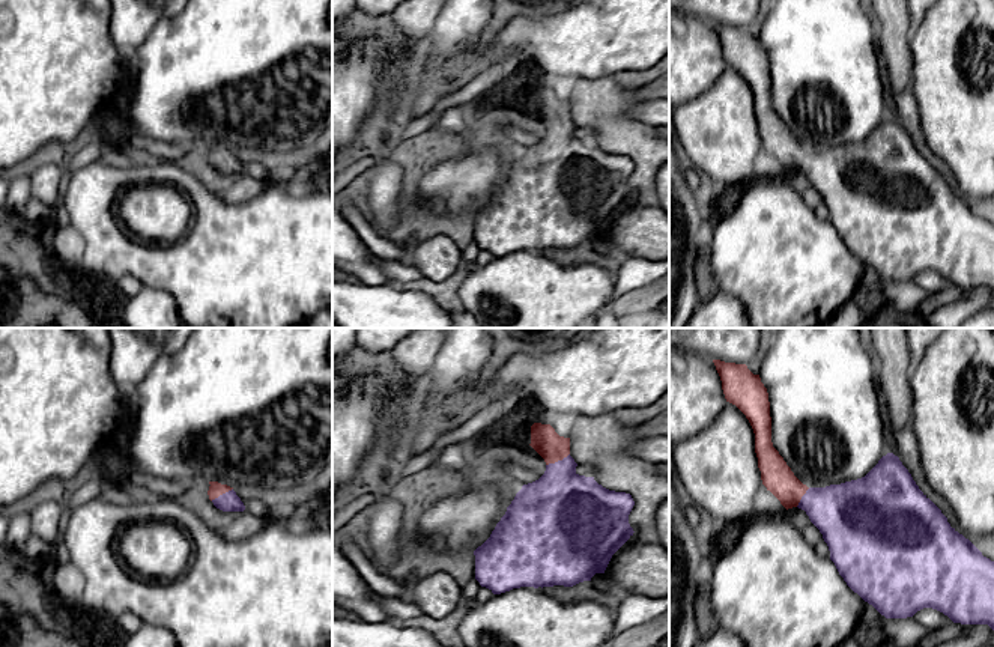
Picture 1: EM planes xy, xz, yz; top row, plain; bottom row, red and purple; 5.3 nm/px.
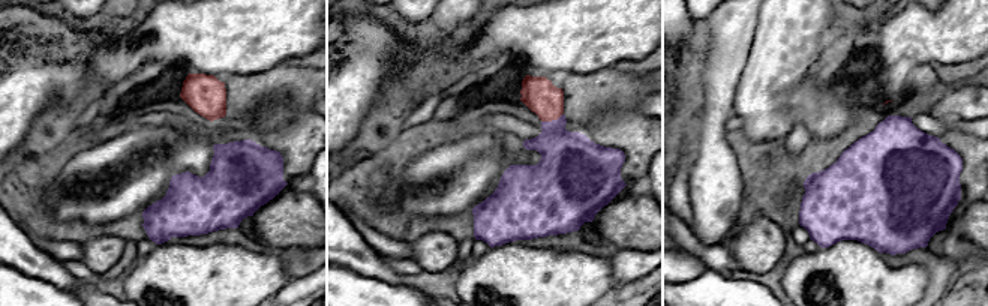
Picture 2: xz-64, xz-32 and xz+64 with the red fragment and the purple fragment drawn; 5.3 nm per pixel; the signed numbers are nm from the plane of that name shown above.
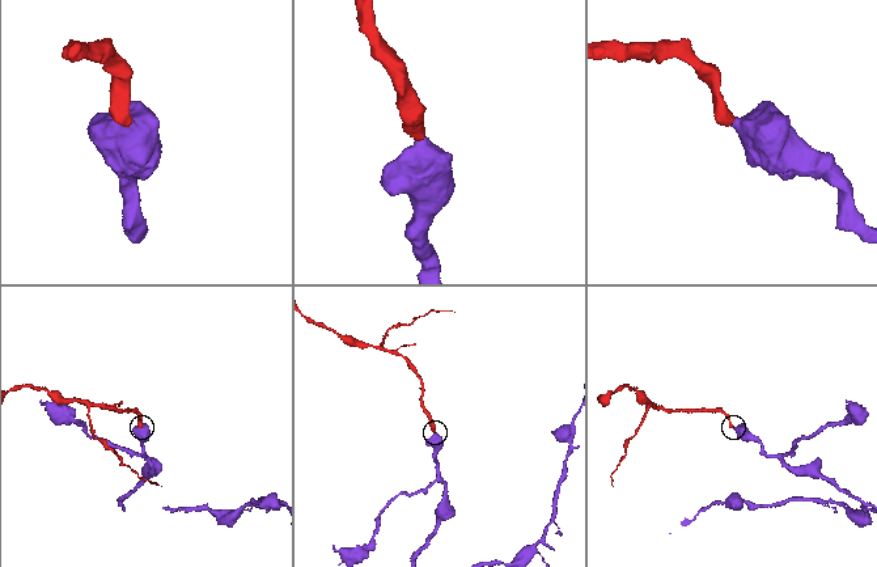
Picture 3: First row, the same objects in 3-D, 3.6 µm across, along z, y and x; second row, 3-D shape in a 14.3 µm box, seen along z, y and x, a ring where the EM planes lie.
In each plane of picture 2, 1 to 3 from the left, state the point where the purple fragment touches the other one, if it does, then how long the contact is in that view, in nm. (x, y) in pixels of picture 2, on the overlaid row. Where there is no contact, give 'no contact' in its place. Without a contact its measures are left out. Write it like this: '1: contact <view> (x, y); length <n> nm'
1: no contact
2: contact xz-32 (552, 119); length 130 nm
3: no contact

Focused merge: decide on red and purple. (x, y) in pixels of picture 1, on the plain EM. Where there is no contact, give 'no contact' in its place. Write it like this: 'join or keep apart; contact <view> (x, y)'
join; contact xz (557, 124)

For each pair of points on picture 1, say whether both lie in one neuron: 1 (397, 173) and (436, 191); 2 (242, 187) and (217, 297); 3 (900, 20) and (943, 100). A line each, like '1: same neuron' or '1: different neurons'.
1: different neurons
2: different neurons
3: different neurons

